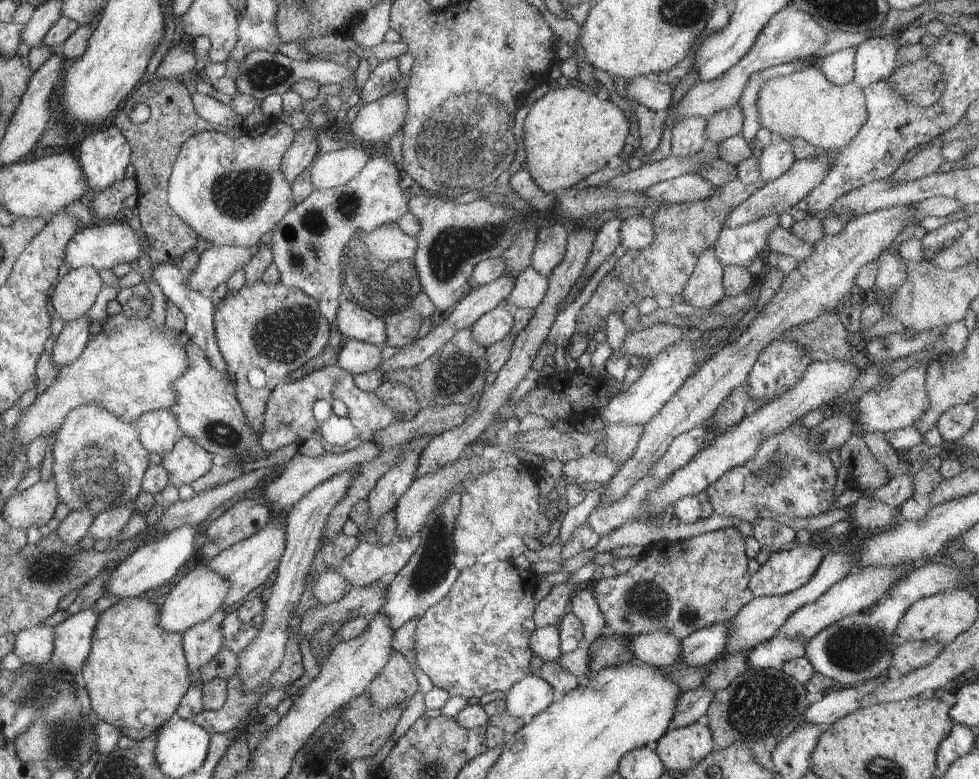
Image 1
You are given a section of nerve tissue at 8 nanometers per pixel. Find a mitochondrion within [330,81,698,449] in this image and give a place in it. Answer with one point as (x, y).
(458, 143)

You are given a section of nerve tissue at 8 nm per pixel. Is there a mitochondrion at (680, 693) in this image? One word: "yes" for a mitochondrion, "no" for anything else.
no

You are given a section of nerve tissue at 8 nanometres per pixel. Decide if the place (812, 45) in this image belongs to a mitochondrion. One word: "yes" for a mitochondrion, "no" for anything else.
no

